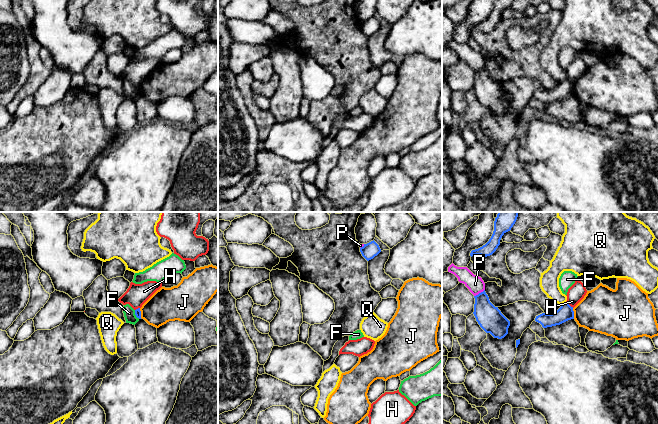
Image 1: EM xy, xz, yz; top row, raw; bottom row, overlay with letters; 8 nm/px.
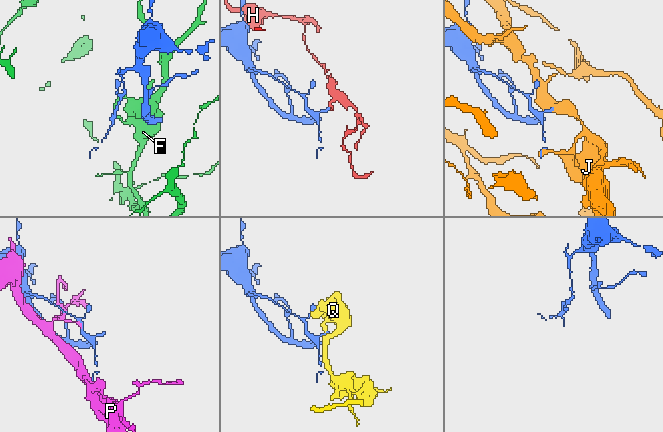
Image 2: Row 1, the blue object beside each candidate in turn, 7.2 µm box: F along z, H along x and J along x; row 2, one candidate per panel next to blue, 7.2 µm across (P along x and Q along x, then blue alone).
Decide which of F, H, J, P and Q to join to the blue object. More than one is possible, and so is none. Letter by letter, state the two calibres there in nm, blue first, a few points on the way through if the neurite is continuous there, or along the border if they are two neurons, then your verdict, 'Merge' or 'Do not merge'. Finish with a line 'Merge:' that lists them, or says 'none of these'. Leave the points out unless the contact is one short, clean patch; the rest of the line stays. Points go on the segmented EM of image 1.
F: Thickness 50 nm (blue) against 100 nm. Boundary: xy (134, 310), (134, 314), (139, 318). Do not merge
H: Thickness 120 nm (blue) against 140 nm. Boundary: yz (566, 301), (573, 307). Do not merge
J: Thickness 120 nm (blue) against 360 nm. Do not merge
P: Thickness 200 nm (blue) against 140 nm. Do not merge
Q: Thickness 120 nm (blue) against 160 nm. Boundary: yz (566, 302), (562, 304). Do not merge
Merge: none of these

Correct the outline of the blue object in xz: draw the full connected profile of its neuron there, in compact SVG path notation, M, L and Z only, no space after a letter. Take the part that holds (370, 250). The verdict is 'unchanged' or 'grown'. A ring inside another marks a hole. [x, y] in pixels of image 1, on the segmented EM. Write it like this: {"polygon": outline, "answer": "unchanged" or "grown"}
{"polygon": "M373 240L367 244L364 244L364 246L360 248L360 252L362 256L367 261L369 261L377 256L381 252L381 249L379 245Z", "answer": "unchanged"}

